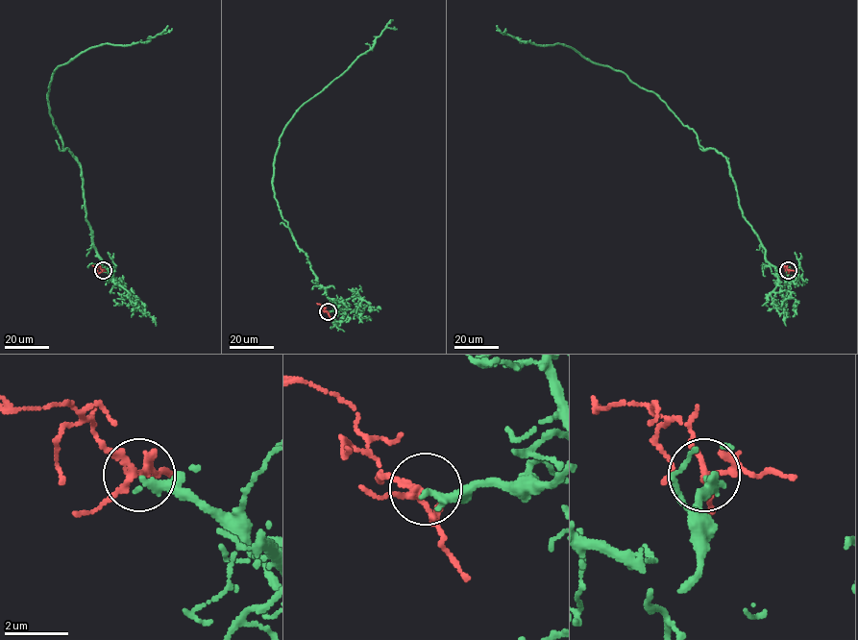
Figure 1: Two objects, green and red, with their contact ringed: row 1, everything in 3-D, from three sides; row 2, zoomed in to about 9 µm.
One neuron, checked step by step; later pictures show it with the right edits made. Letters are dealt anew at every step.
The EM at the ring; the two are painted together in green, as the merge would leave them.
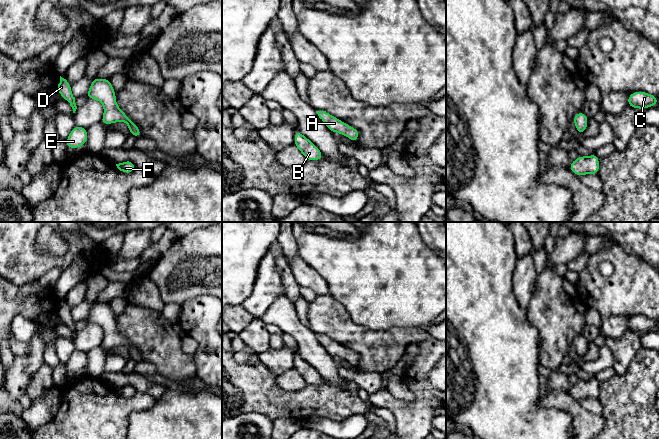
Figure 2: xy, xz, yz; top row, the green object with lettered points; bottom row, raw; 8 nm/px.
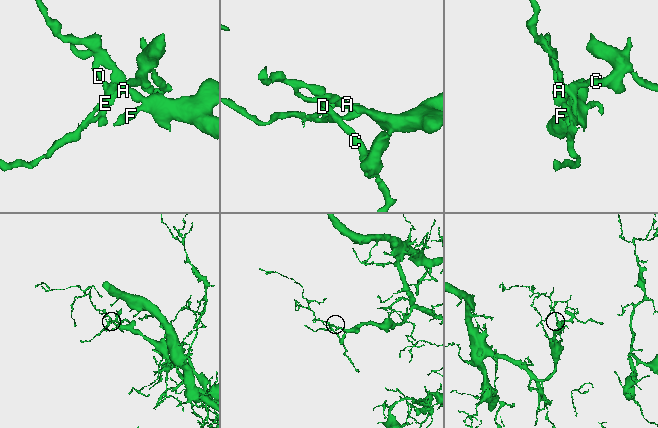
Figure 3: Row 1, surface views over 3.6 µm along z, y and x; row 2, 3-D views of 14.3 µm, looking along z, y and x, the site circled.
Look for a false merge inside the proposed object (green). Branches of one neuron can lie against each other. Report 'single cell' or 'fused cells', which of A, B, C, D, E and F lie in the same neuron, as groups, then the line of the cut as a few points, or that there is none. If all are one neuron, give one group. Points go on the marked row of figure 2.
single cell | A B C D E F | no cut

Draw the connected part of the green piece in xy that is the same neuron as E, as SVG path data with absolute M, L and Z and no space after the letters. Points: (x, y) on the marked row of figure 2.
M75 125L66 140L67 149L80 148L88 140L87 128Z

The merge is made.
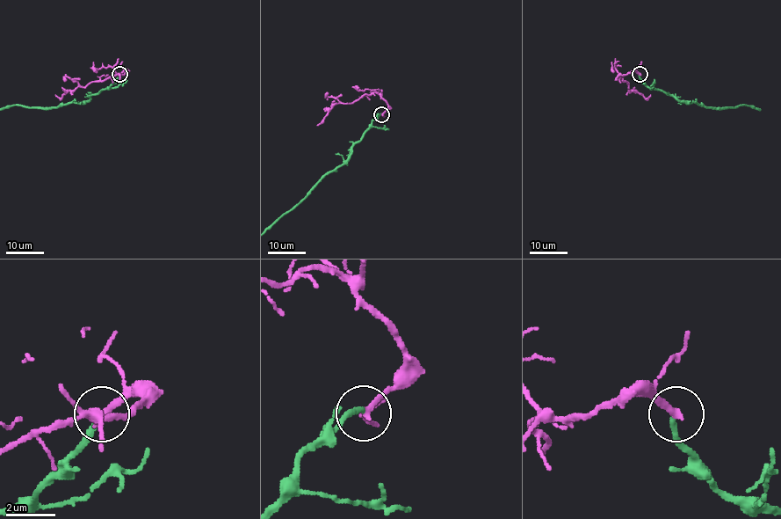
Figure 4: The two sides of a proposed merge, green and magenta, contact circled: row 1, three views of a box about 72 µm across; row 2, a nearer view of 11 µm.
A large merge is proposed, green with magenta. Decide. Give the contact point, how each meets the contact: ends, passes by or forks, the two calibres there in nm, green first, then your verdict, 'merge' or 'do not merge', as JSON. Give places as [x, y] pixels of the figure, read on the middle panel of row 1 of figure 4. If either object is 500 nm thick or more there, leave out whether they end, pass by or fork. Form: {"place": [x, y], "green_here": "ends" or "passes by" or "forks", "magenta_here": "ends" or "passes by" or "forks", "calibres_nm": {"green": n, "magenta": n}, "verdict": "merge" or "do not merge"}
{"place": [381, 114], "green_here": "ends", "magenta_here": "ends", "calibres_nm": {"green": 240, "magenta": 280}, "verdict": "merge"}

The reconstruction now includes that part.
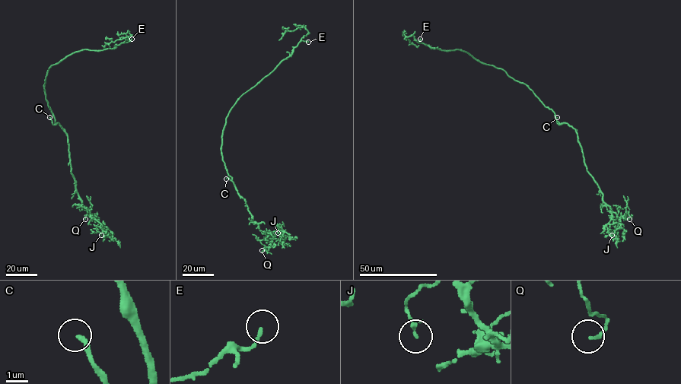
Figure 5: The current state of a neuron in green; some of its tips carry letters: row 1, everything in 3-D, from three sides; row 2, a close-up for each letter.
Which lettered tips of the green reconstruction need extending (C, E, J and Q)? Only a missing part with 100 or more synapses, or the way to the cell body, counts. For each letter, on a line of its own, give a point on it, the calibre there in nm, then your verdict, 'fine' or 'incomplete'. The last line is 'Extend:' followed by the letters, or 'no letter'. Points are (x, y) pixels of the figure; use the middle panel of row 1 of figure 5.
C: at (226, 179); 220 nm thick; incomplete
E: at (308, 42); 140 nm thick; fine
J: at (278, 233); 160 nm thick; fine
Q: at (262, 250); 130 nm thick; fine
Extend: C

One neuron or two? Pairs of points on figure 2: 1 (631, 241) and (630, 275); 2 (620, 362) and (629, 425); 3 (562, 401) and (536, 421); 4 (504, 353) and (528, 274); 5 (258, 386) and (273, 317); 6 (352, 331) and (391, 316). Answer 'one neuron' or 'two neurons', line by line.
1: two neurons
2: two neurons
3: two neurons
4: two neurons
5: two neurons
6: two neurons

